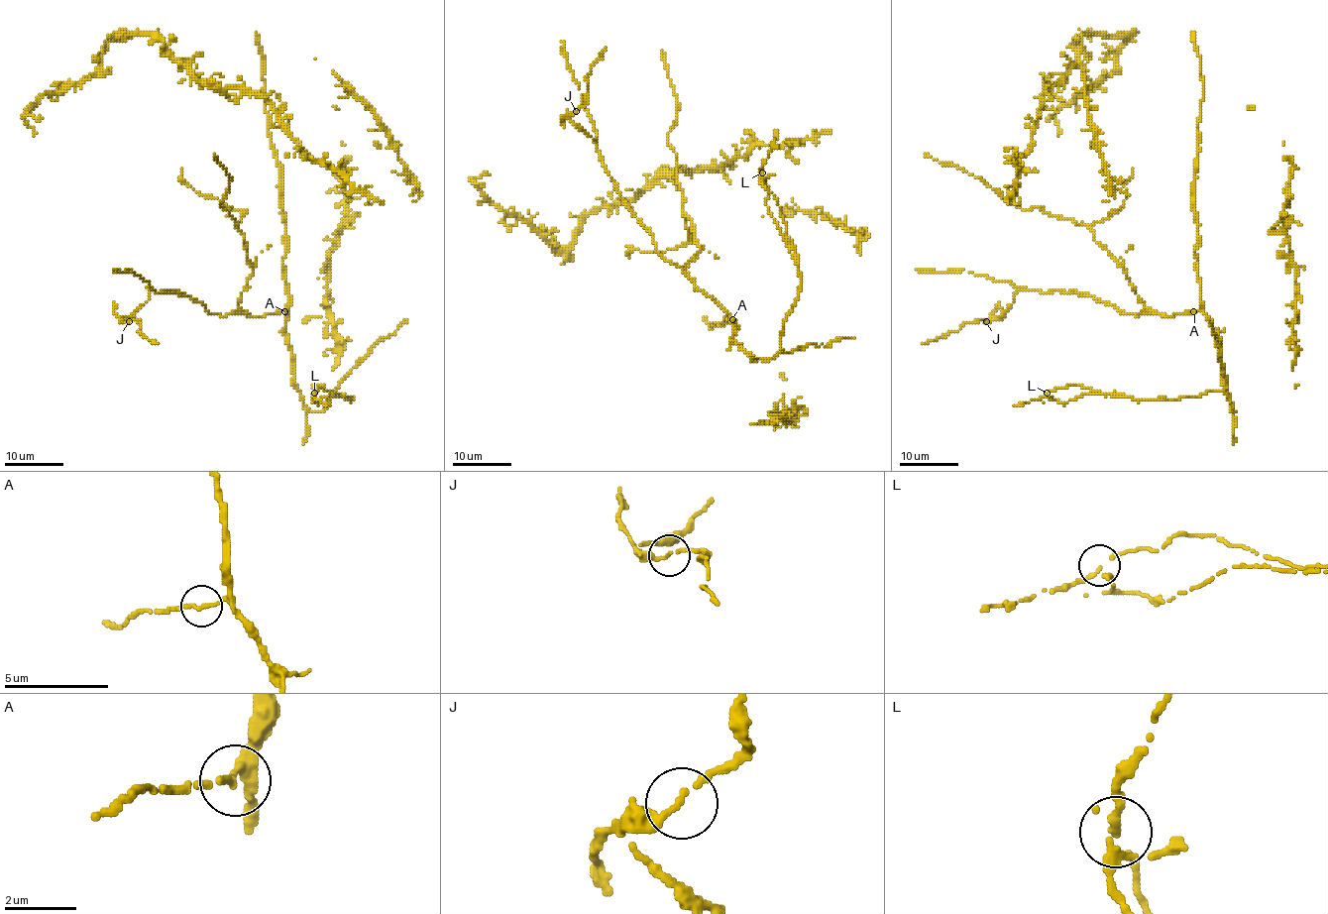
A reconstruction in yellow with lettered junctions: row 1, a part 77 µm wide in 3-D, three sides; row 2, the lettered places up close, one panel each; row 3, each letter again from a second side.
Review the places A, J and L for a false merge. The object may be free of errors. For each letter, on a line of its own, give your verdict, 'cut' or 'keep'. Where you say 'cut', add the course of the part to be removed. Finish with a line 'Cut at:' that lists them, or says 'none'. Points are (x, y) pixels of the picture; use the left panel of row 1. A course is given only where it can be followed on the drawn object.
A: keep
J: cut; course (129, 322), (140, 322), (138, 331), (143, 337), (159, 344)
L: keep
Cut at: J

